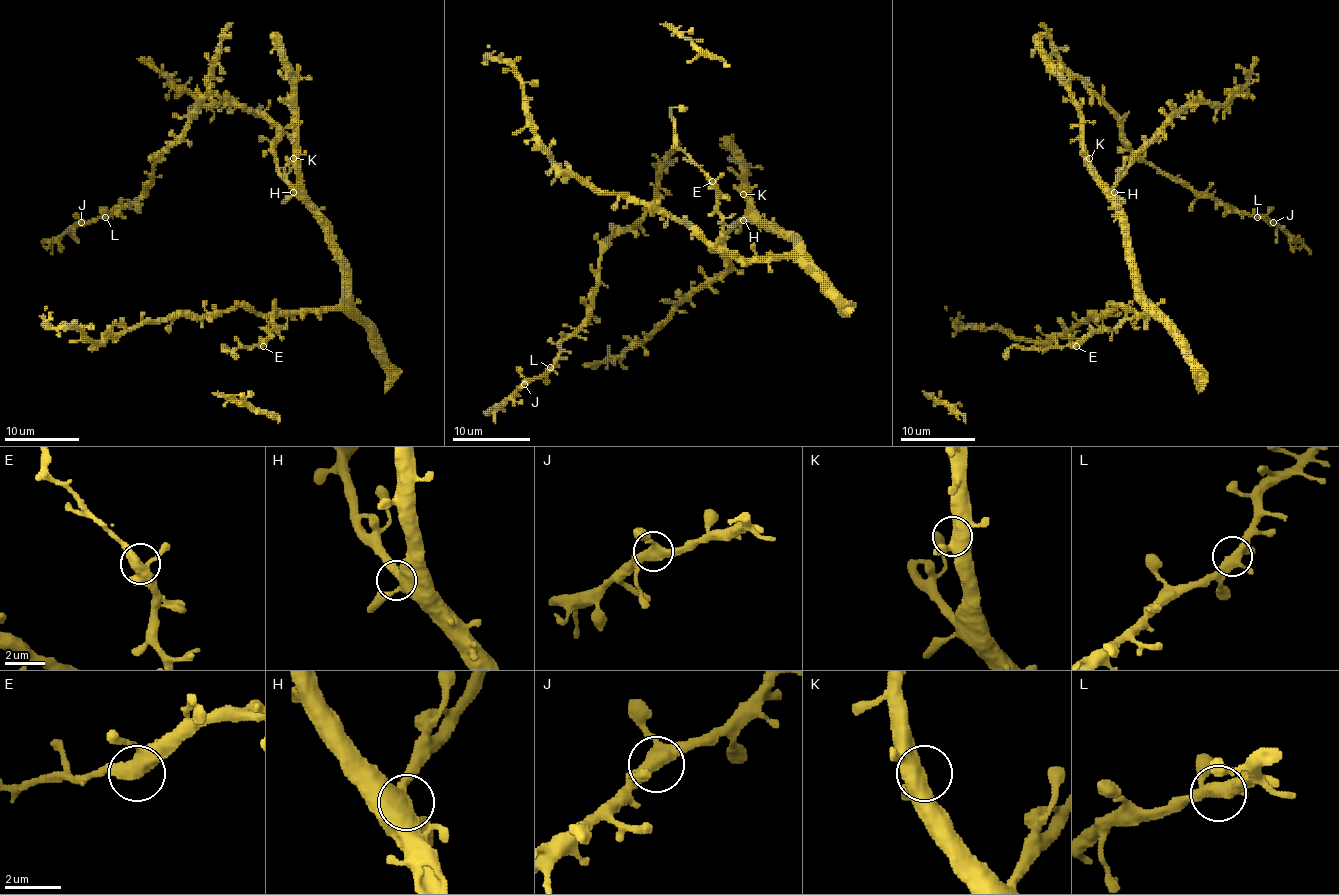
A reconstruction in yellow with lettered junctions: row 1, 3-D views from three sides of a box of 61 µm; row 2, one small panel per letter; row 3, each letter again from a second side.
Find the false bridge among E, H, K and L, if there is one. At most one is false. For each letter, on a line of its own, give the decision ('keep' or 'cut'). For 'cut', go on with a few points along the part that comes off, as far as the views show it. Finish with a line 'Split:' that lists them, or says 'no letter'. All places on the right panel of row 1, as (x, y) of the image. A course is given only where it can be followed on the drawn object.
E: keep
H: keep
K: keep
L: keep
Split: no letter

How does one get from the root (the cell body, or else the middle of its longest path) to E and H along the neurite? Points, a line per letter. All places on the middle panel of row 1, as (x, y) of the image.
E: (745, 189), (749, 206), (793, 243), (788, 254), (737, 258), (724, 243), (718, 187), (712, 181)
H: (745, 189), (747, 216), (743, 220)

